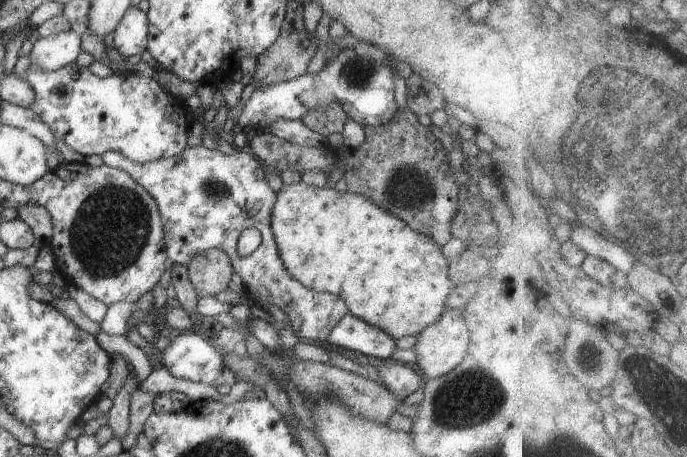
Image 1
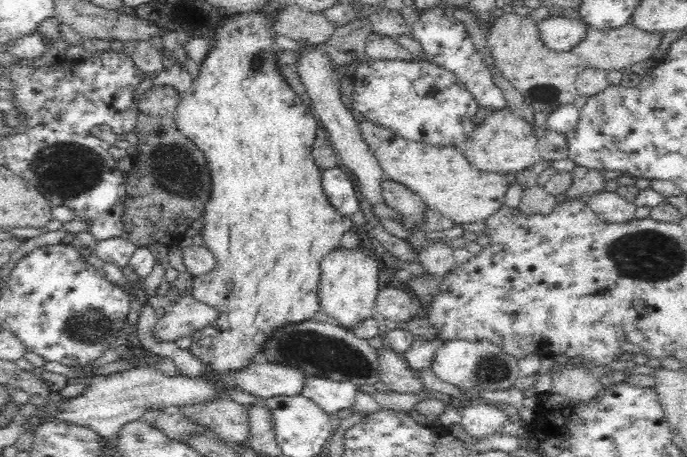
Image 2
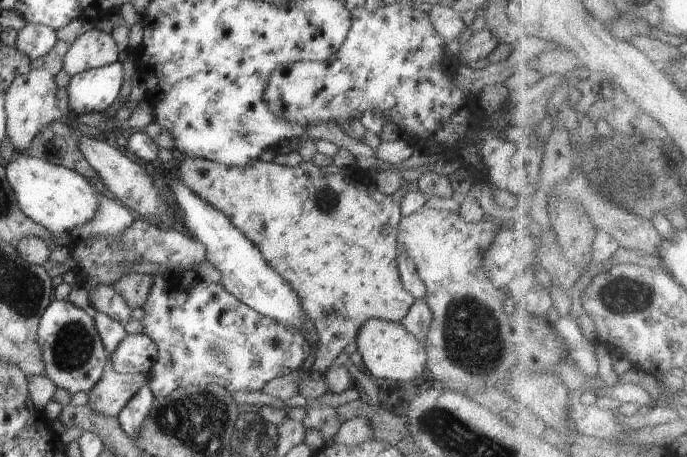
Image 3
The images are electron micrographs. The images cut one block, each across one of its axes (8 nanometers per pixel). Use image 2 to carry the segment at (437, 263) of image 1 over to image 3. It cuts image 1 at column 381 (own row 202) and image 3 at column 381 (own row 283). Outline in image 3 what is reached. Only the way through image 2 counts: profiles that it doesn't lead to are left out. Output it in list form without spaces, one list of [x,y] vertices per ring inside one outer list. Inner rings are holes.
[[[177,155],[168,168],[174,178],[182,180],[198,198],[217,208],[250,242],[253,242],[264,260],[294,288],[302,300],[306,316],[312,320],[318,333],[316,354],[299,370],[266,382],[261,392],[286,402],[298,396],[298,386],[306,376],[323,374],[344,348],[355,342],[358,330],[366,320],[384,319],[400,323],[408,314],[414,296],[406,292],[397,267],[399,253],[396,244],[398,222],[401,220],[400,203],[406,186],[391,195],[380,193],[374,178],[354,166],[337,167],[332,164],[318,167],[311,161],[287,167],[276,163],[253,160],[243,167],[230,167],[211,160]]]

